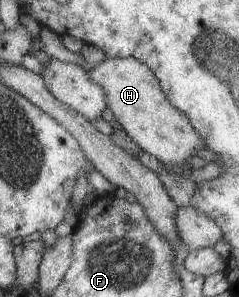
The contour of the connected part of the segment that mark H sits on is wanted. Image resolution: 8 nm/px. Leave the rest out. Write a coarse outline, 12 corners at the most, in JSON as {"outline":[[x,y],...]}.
{"outline":[[129,57],[88,73],[114,125],[165,167],[190,169],[203,139]]}

